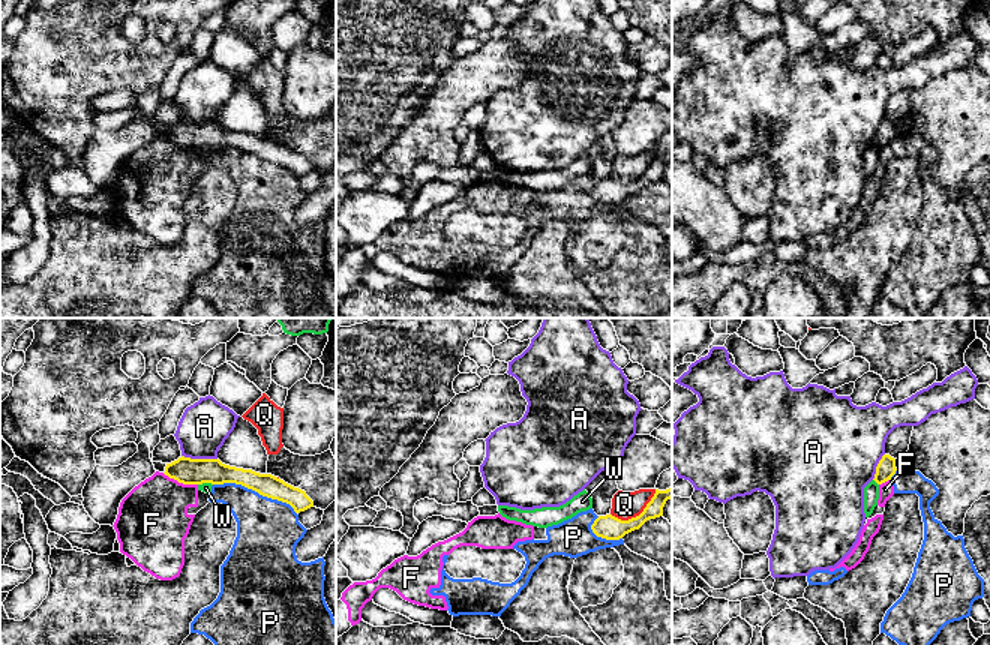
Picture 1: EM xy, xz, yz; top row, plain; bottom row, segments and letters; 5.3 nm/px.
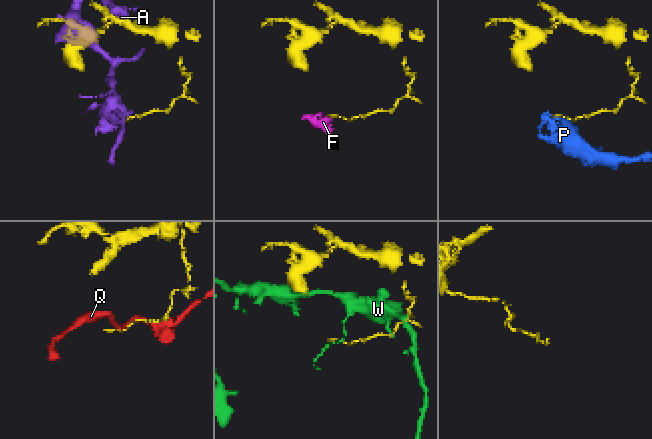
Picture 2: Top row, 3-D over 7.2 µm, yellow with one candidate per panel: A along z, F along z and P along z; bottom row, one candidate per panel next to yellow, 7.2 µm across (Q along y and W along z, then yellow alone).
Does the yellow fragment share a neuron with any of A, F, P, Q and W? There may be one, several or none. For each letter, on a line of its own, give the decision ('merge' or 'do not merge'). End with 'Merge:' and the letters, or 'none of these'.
A: do not merge
F: do not merge
P: do not merge
Q: do not merge
W: do not merge
Merge: none of these

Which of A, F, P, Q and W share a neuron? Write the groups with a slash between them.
A / F P / Q / W

